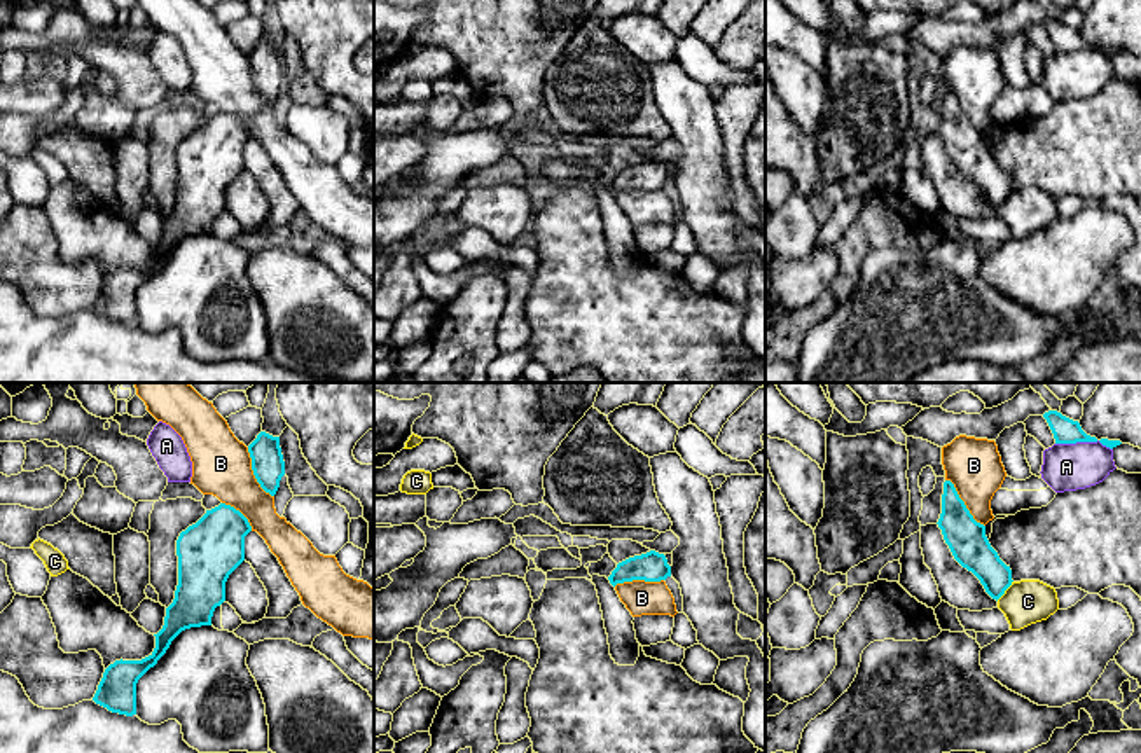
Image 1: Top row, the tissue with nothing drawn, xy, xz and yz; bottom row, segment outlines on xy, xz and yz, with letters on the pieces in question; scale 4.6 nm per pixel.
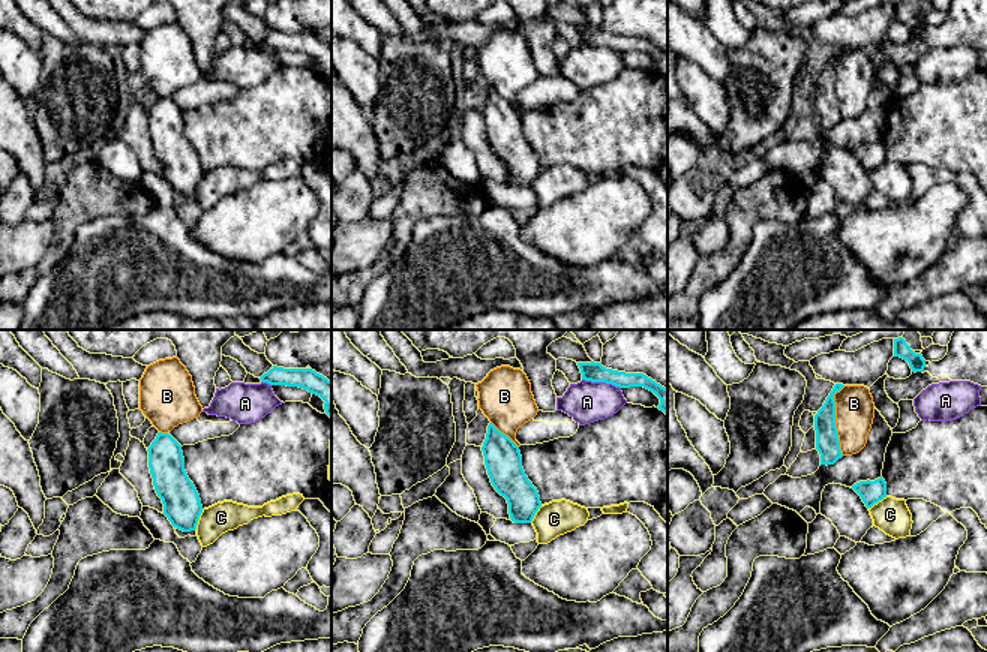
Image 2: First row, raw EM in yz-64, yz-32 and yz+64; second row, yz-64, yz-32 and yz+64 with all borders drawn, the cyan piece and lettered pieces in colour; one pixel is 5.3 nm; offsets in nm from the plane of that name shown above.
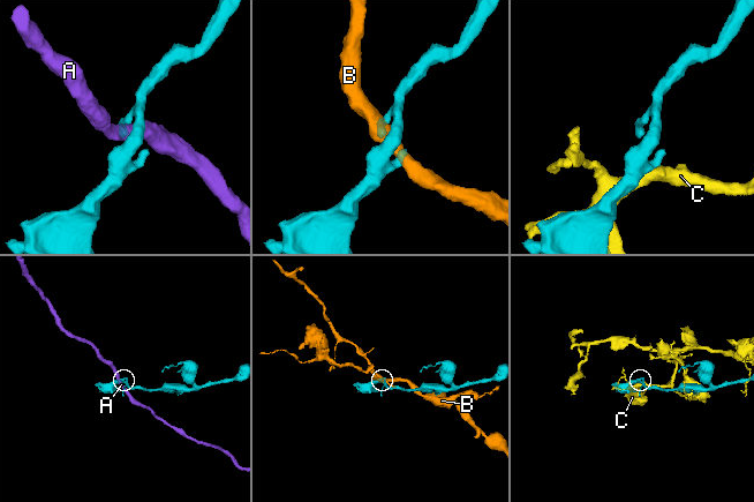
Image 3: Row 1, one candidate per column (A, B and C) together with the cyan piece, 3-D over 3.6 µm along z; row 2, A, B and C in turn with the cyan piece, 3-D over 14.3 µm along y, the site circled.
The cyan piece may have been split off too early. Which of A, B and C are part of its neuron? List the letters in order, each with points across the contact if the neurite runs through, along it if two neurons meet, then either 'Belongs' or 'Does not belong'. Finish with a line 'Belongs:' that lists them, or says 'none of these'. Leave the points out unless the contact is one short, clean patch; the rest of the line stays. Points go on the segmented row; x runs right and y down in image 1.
A: Boundary: yz (1056, 442), (1099, 441), (1112, 449). Does not belong
B: Boundary: yz (946, 479), (953, 484), (968, 512), (984, 526). Does not belong
C: Does not belong
Belongs: none of these

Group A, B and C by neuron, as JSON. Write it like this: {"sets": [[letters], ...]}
{"sets": [["A"], ["B"], ["C"]]}

